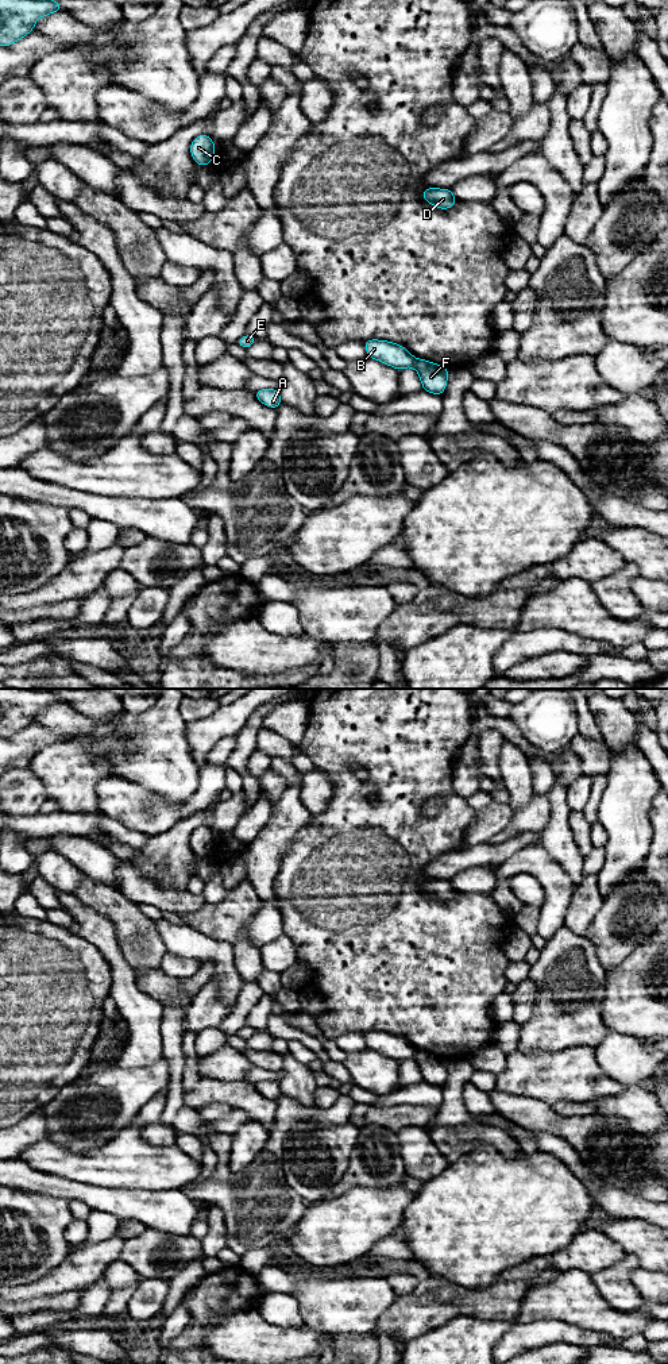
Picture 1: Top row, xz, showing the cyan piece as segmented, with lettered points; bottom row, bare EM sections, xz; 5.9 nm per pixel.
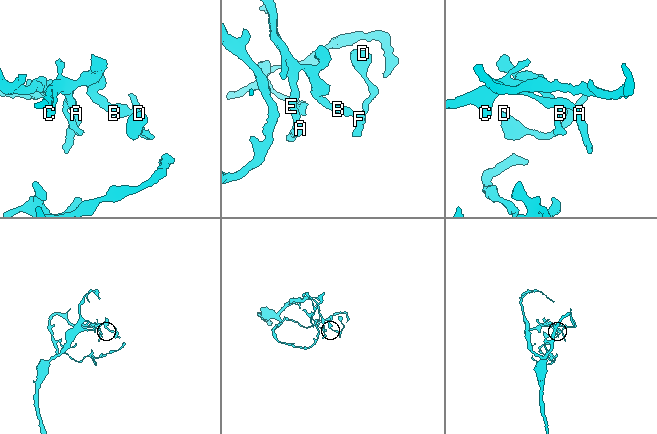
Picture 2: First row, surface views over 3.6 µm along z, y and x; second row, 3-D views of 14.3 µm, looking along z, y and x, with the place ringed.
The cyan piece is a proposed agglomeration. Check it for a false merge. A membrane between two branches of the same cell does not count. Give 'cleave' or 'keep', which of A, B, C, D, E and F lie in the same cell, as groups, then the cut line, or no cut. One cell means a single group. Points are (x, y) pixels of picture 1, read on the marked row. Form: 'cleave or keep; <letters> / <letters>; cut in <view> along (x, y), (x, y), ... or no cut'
cleave; A B C E / D F; cut in xz along (417, 359), (413, 366)

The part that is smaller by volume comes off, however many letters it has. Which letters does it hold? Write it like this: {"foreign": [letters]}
{"foreign": ["D", "F"]}

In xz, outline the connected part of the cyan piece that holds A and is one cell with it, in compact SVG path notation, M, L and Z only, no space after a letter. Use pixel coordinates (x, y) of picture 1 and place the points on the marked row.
M260 389L255 392L255 397L259 402L277 409L282 402L279 392L275 389Z

